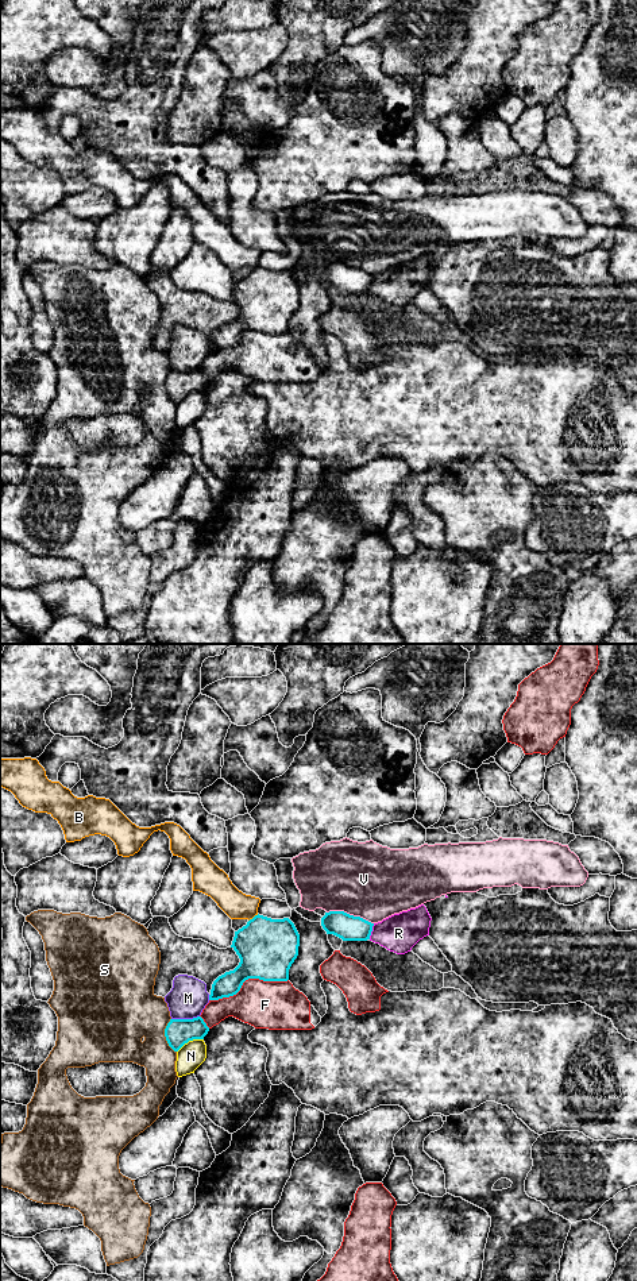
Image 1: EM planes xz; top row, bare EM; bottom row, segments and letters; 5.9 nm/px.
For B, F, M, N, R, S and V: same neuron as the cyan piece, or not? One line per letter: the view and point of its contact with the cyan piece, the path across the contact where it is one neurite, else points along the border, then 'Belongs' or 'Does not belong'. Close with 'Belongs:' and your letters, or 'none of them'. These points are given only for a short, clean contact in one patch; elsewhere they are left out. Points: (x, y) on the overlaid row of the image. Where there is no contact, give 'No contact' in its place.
B: Touches cyan at xz (254, 917). Does not belong
F: Touches cyan at xz (247, 979). Does not belong
M: Touches cyan at xz (185, 1019). Does not belong
N: Touches cyan at xz (189, 1040). Does not belong
R: Touches cyan at xz (370, 932). Boundary: xz (374, 923), (369, 938). Does not belong
S: Touches cyan at xz (165, 1036). Does not belong
V: Touches cyan at xz (348, 914). Does not belong
Belongs: none of them

